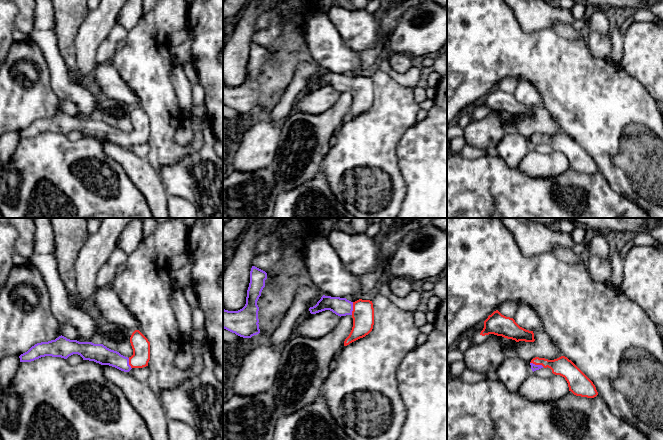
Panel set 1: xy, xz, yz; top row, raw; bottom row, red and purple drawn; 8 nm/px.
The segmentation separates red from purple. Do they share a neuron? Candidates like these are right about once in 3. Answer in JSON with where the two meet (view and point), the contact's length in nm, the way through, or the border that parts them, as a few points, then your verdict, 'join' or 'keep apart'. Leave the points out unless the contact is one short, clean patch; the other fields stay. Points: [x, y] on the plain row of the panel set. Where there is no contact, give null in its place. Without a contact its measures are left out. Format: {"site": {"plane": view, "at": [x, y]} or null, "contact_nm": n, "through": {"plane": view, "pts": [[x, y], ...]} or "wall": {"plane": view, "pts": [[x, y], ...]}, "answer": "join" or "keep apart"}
{"site": {"plane": "yz", "at": [537, 140]}, "contact_nm": 120, "through": {"plane": "yz", "pts": [[562, 142], [549, 139], [537, 140], [534, 143]]}, "answer": "join"}

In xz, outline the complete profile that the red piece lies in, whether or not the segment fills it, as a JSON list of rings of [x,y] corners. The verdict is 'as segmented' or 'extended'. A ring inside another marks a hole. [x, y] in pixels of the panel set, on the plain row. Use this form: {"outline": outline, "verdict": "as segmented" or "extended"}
{"outline": [[[323,71],[317,80],[309,84],[311,90],[330,86],[338,92],[351,91],[353,103],[344,117],[344,122],[368,111],[374,101],[374,84],[370,76],[359,75],[351,78],[346,74]]], "verdict": "extended"}

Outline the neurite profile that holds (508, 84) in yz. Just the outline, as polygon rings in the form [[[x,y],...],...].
[[[506,77],[501,80],[498,87],[506,93],[513,94],[518,85],[518,81],[519,80],[514,77]]]

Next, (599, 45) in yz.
[[[598,32],[586,34],[587,47],[590,54],[598,59],[608,59],[611,52],[611,41],[609,36]]]

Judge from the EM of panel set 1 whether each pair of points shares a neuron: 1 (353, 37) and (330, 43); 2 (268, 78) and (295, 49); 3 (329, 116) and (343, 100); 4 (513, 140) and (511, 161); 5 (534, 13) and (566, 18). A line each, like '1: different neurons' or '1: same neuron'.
1: different neurons
2: same neuron
3: same neuron
4: same neuron
5: same neuron

